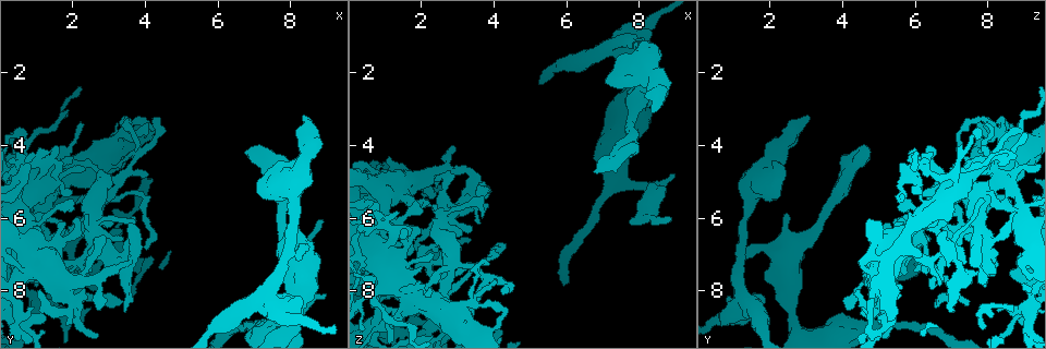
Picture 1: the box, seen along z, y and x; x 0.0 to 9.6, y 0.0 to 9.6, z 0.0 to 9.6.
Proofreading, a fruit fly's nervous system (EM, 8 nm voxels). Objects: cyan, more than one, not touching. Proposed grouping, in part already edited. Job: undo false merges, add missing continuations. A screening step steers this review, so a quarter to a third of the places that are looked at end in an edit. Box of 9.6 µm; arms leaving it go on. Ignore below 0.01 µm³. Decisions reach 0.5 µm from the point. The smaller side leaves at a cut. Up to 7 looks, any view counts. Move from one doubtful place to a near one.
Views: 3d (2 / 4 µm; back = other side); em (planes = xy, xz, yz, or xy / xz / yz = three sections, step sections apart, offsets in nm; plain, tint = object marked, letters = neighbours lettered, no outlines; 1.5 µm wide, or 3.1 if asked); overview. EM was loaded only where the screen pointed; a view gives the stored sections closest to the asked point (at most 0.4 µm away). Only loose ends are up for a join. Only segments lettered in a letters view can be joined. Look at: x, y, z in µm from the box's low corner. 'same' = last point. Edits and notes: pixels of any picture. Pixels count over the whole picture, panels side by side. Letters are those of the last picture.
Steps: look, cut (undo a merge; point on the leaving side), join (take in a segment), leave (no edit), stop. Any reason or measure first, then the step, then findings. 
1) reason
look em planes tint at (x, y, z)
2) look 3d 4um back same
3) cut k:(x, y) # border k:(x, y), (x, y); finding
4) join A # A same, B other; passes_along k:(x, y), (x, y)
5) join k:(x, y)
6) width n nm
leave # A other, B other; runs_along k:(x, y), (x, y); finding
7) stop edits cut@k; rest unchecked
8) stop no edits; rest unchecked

thick end
look 3d 2um at (6.75, 4.20, 4.75)

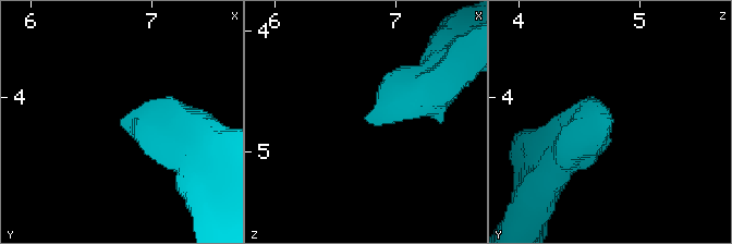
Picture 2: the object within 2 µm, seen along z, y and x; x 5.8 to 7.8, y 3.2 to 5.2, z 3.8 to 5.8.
look em planes letters at (6.74, 4.20, 4.74)

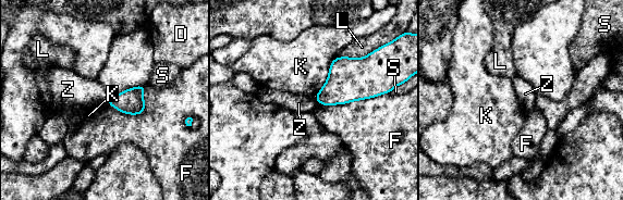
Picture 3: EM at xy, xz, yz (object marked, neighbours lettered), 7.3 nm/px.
leave # D other, F other, K other, L other, S other, Z other; none of them fits

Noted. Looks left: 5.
free end
look em planes letters at (8.80, 6.00, 5.95)

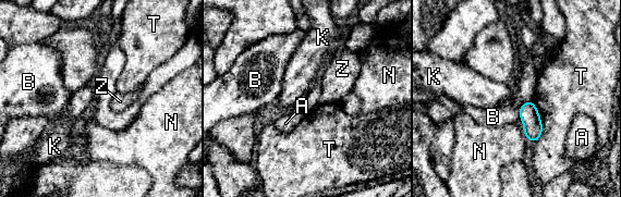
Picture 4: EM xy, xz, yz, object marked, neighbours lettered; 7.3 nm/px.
leave # A other, B other, K other, N other, T other, Z other; border 4:(518, 109), (523, 131); none of them fits

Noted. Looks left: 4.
thin end
look em planes letters at (2.85, 8.45, 4.10)

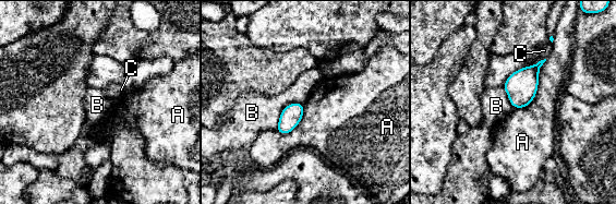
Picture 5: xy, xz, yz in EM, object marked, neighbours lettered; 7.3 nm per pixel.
width 150 nm
leave # A other, B other, C other; border 5:(546, 59), (535, 96), (514, 108); none of them fits

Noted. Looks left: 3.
stop no edits; rest unchecked

